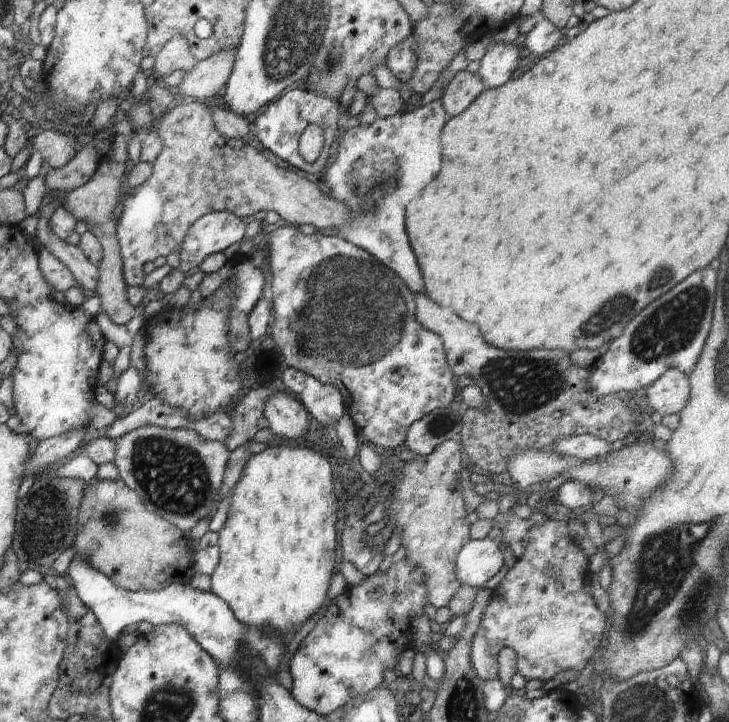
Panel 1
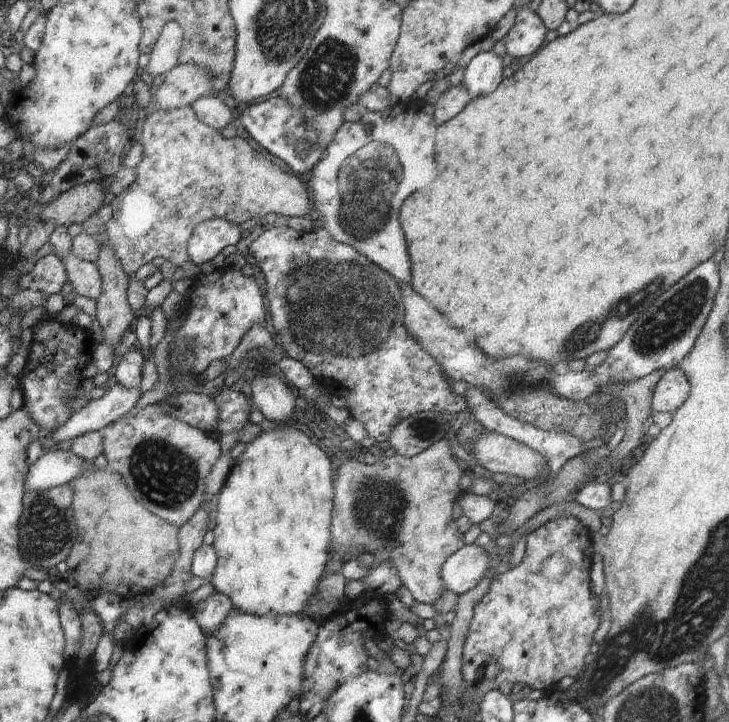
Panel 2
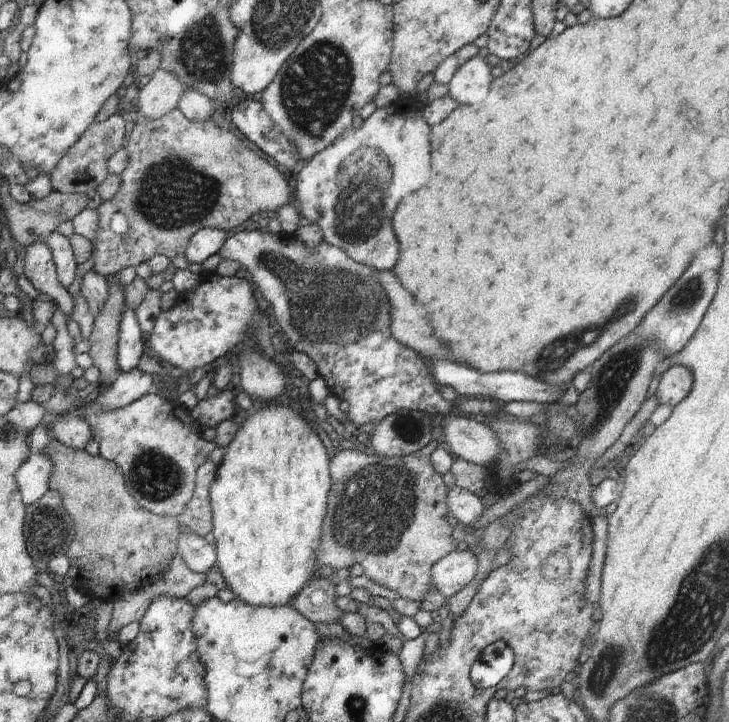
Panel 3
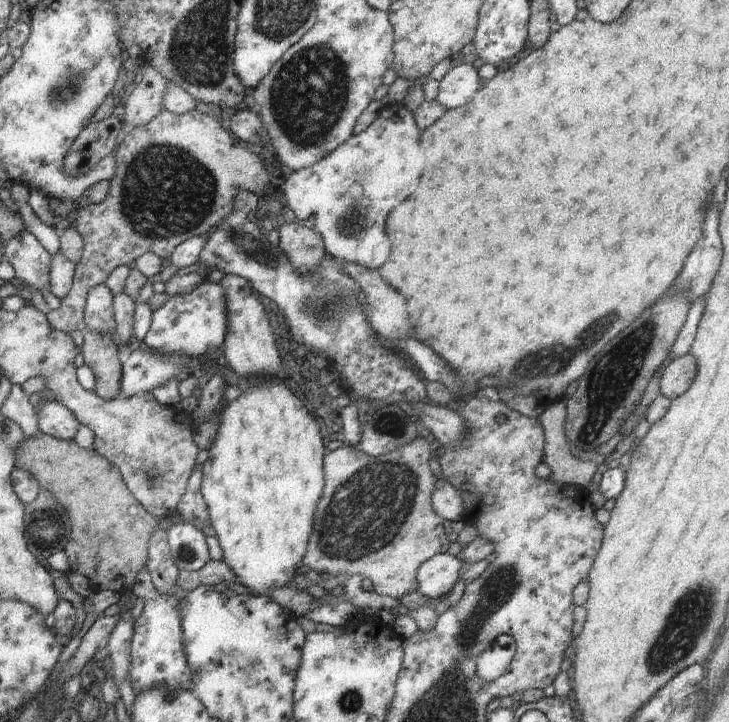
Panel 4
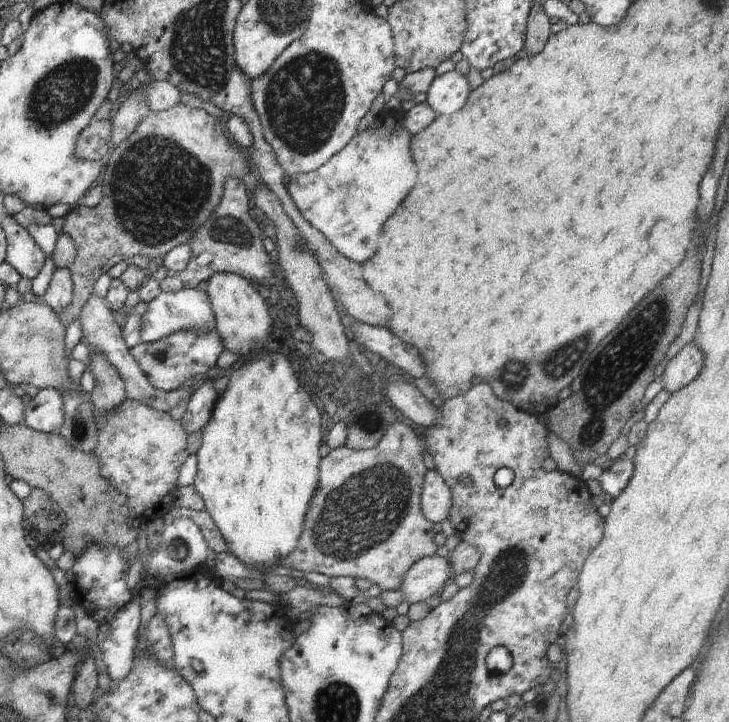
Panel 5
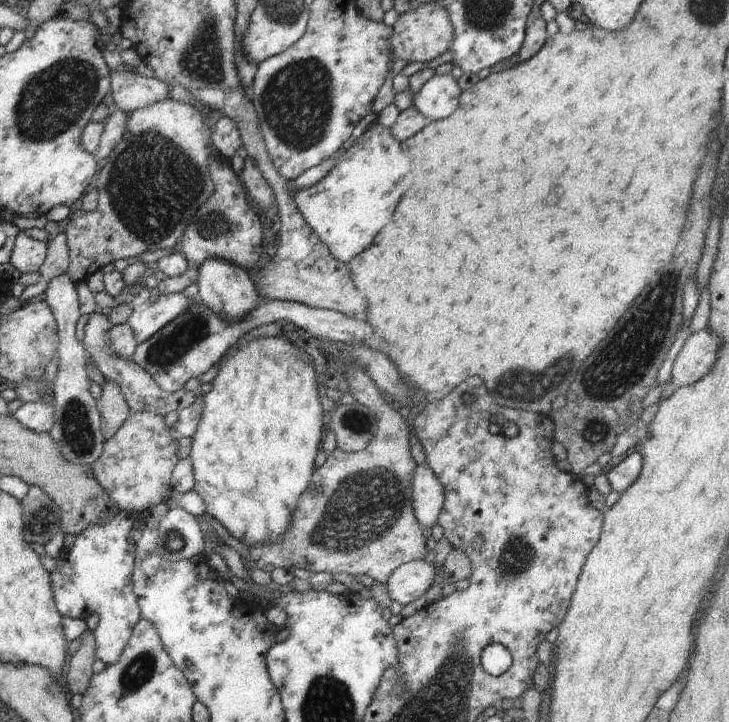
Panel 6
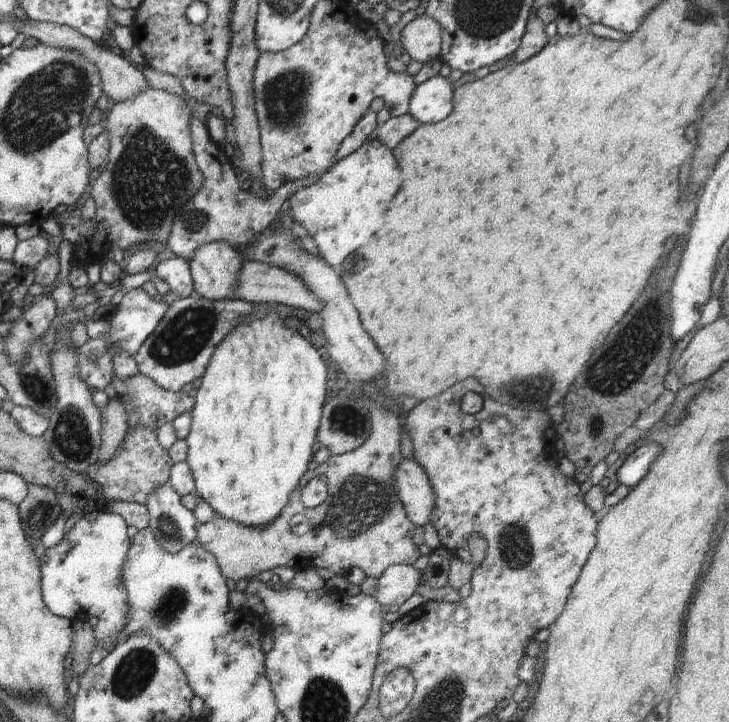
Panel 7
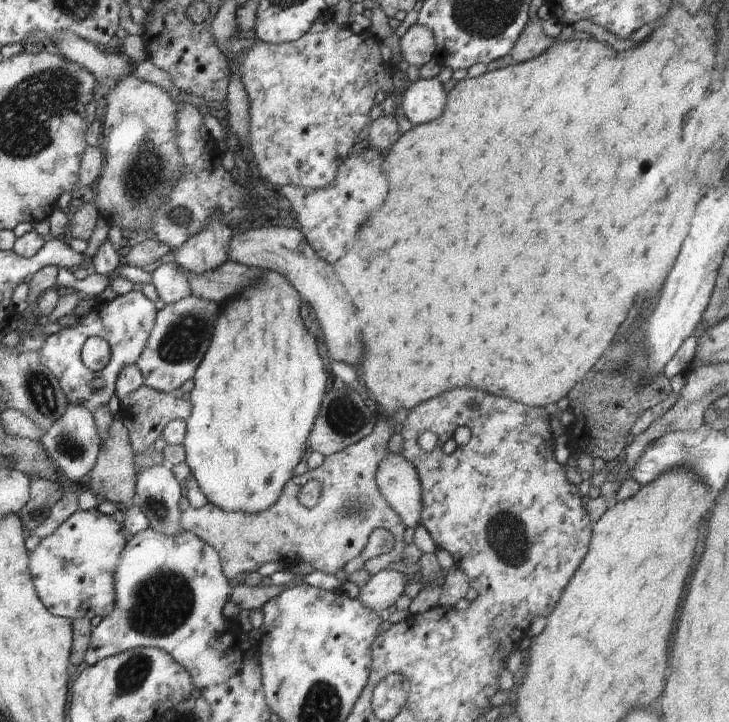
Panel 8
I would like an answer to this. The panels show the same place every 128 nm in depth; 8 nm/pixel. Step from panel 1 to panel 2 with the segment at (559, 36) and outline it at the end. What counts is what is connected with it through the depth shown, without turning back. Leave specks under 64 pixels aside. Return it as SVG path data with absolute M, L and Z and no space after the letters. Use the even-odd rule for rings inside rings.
M516 3L516 6L520 6L516 22L509 33L504 37L507 54L514 58L532 56L544 46L547 40L551 38L552 34L546 28L546 25L542 22L542 19L536 14L536 12L532 11L528 6L523 6L518 3Z

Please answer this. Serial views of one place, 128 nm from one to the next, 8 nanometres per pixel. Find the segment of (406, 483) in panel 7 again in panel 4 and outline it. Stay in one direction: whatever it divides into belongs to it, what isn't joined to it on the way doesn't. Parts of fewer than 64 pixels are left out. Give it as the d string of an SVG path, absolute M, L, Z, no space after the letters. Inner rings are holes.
M445 479L436 480L430 502L434 512L442 520L460 521L462 514L466 512L456 488L453 488L452 484Z

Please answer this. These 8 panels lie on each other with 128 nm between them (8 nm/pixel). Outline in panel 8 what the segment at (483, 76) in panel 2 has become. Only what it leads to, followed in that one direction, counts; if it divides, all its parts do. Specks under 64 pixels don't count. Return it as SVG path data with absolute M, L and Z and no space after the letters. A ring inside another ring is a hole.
M419 79L402 94L401 111L412 125L430 123L444 112L443 84L434 79Z

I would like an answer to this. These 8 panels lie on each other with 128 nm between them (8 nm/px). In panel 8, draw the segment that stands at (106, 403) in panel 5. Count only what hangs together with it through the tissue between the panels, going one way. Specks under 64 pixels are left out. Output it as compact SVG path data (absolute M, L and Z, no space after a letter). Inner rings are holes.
M113 418L110 430L106 434L104 446L99 450L97 462L91 467L90 482L86 488L93 489L98 497L112 504L118 504L121 510L135 505L136 466L133 462L135 453L129 442L126 426L118 418Z

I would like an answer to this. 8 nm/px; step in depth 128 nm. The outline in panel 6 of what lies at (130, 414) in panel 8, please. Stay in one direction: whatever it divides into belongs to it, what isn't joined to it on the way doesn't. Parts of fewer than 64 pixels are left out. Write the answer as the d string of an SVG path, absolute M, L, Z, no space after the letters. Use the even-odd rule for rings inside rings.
M93 312L86 322L84 328L84 340L81 341L82 346L86 348L89 356L92 356L97 370L100 371L106 381L114 382L120 391L128 408L132 412L148 412L156 416L165 418L170 412L180 412L194 404L198 398L197 393L182 389L176 393L168 393L160 389L160 386L154 382L153 377L149 376L138 364L132 360L128 361L122 356L118 356L112 348L110 348L110 340L106 338L110 332L110 326L113 326L107 316Z

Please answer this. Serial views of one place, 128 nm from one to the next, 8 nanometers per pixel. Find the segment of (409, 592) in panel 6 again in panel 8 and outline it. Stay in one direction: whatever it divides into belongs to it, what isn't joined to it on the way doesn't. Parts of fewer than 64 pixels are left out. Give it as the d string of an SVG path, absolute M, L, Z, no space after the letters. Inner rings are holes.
M382 570L372 575L366 586L358 594L358 600L364 608L380 613L396 605L397 600L404 593L407 580L403 573L396 570Z

